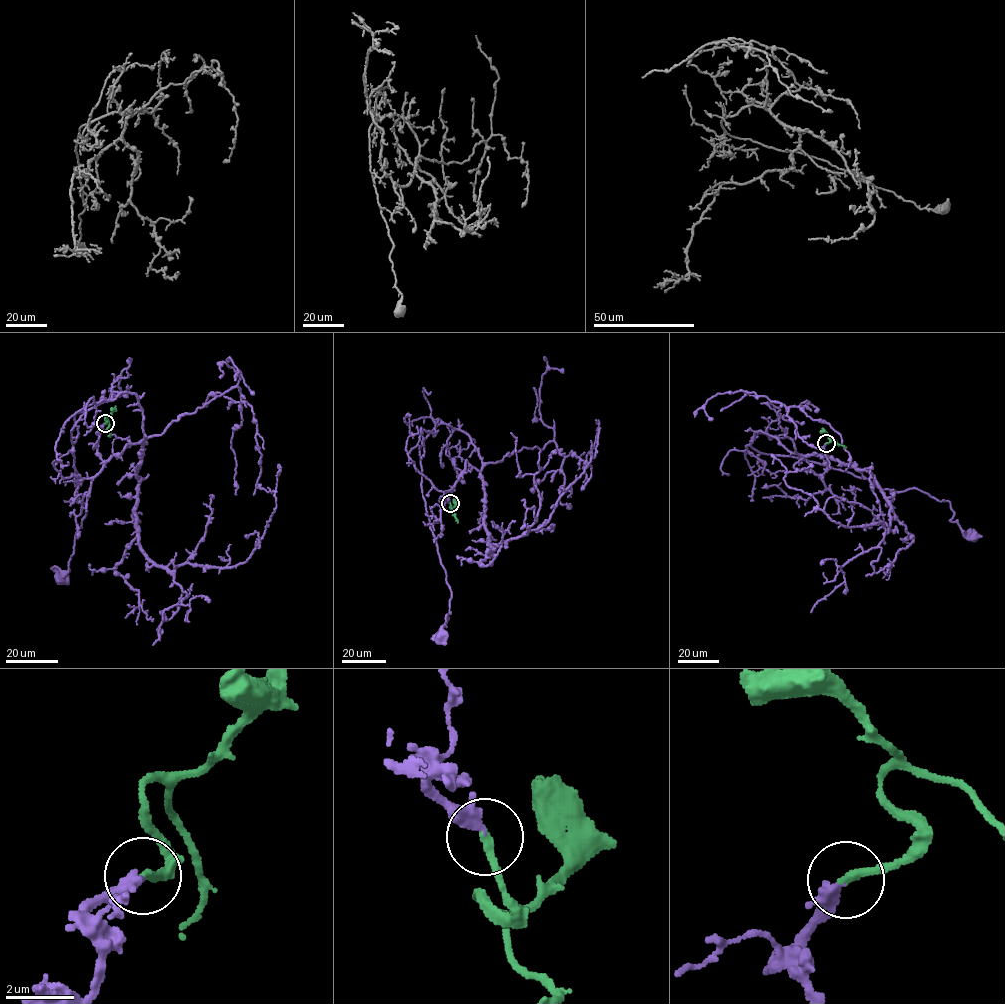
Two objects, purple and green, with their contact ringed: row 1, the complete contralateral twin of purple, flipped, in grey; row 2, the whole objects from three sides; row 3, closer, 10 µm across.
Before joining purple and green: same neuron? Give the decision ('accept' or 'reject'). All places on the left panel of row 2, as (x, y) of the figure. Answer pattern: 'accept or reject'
accept

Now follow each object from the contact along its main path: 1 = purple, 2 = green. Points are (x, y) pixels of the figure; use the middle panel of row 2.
1: (450, 503), (465, 461), (480, 471), (482, 459), (470, 436), (440, 423), (420, 463), (451, 592), (441, 635)
2: (450, 503), (457, 523)

